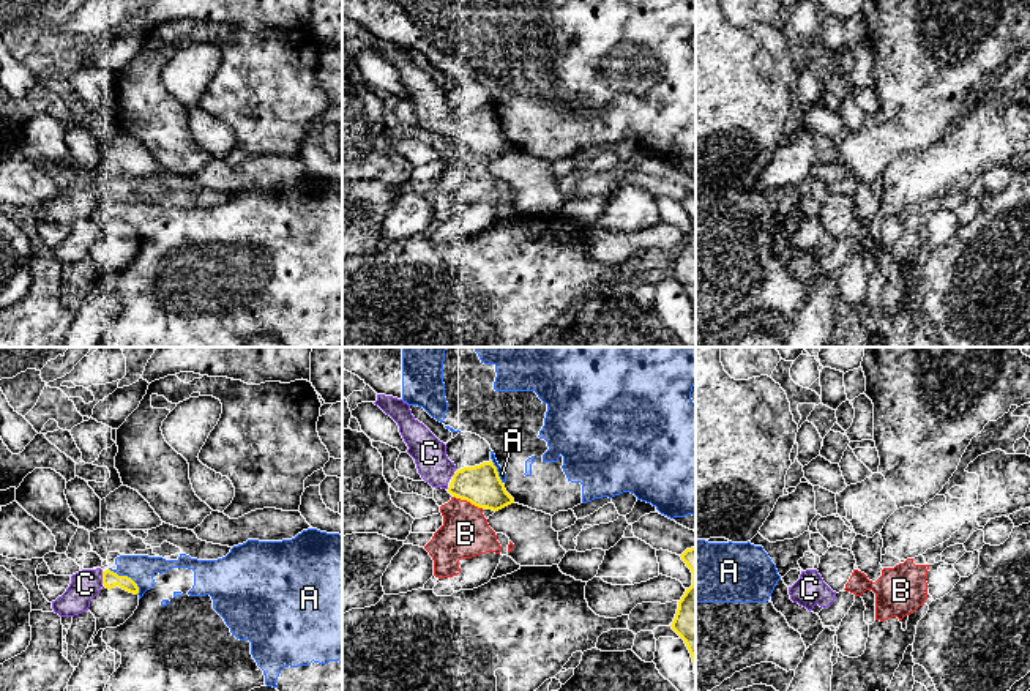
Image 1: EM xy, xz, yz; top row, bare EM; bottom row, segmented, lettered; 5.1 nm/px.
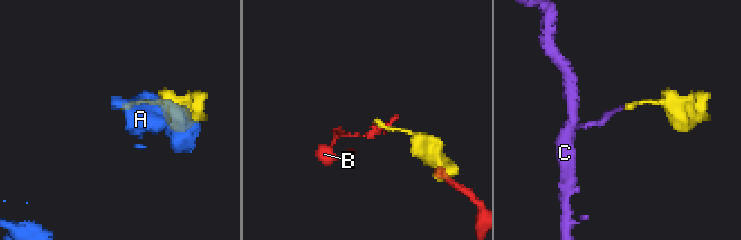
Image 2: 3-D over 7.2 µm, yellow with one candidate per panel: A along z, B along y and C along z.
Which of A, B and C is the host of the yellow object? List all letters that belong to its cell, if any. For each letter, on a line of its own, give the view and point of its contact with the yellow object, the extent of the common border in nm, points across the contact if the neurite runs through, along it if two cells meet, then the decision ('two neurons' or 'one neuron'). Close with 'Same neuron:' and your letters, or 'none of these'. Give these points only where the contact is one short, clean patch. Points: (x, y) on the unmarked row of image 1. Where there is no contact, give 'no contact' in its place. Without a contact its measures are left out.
A: xy (126, 223) | 200 nm | two neurons
B: xz (469, 147) | 170 nm | two neurons
C: xy (103, 224) | 60 nm | one neuron
Same neuron: C

